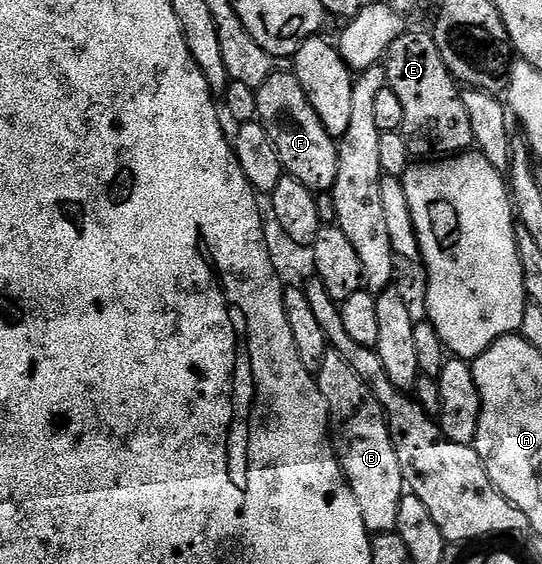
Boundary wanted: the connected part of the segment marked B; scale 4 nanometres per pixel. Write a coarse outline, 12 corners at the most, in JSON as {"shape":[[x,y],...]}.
{"shape":[[341,353],[318,374],[362,523],[393,532],[406,486],[384,408]]}

